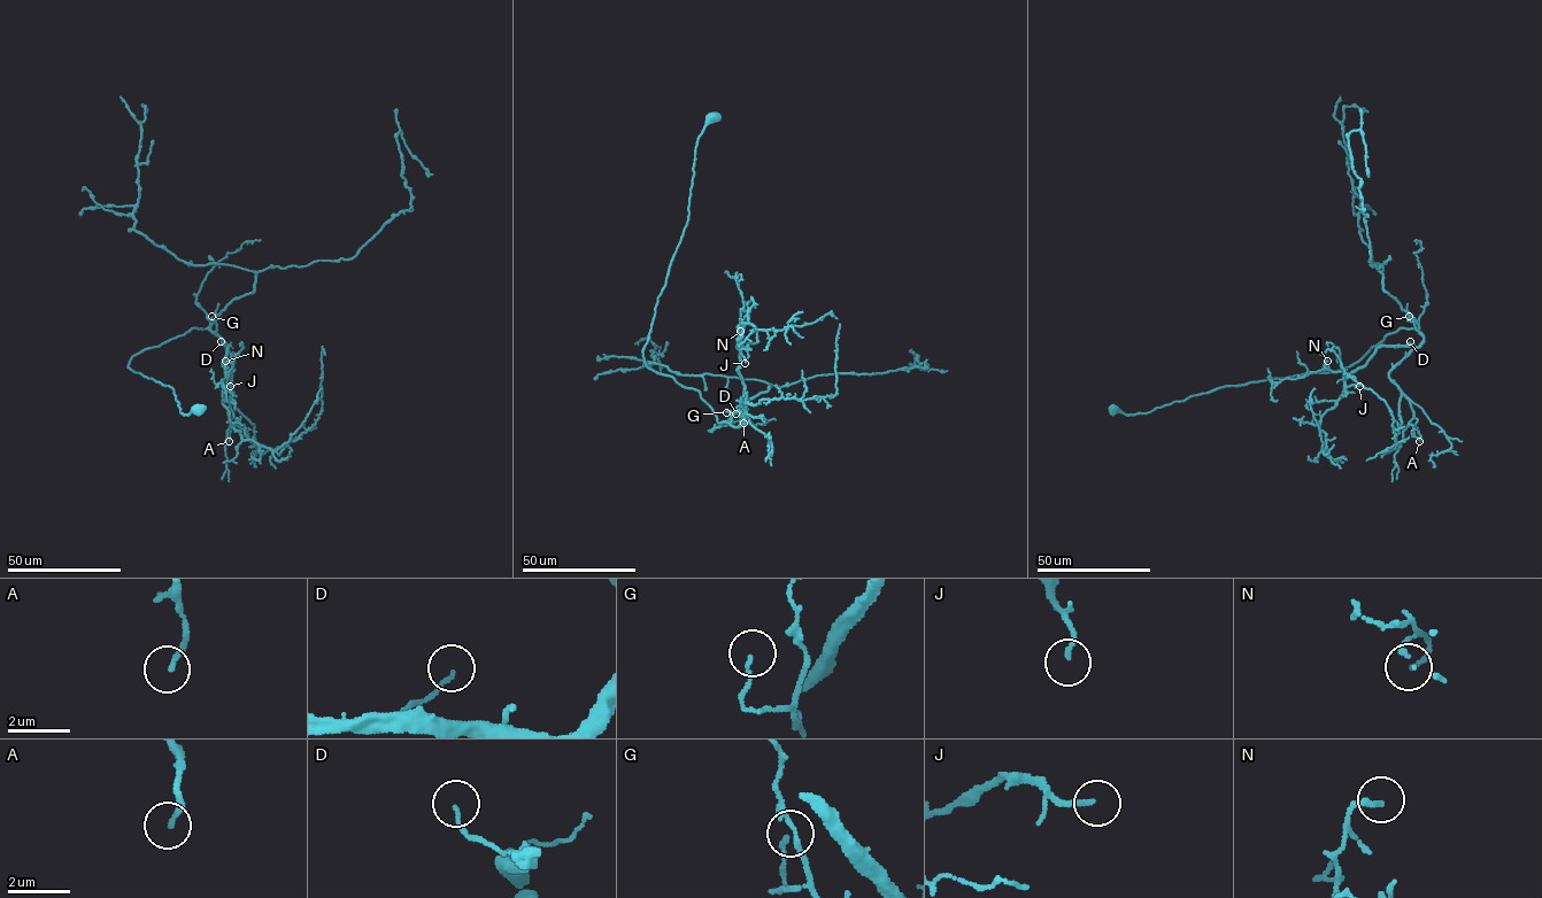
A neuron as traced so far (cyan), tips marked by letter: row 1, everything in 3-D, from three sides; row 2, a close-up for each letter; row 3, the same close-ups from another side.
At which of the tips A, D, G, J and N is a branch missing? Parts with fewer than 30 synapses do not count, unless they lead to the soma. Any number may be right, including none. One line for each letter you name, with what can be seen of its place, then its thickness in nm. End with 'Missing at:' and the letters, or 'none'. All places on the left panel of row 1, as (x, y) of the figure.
Missing at: none

